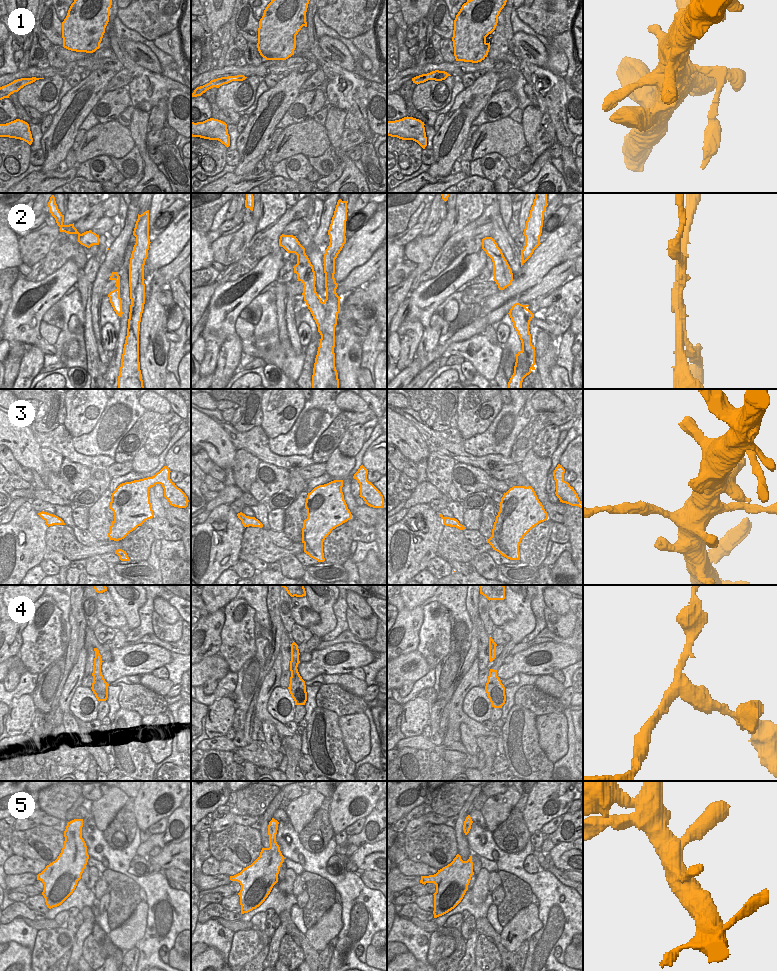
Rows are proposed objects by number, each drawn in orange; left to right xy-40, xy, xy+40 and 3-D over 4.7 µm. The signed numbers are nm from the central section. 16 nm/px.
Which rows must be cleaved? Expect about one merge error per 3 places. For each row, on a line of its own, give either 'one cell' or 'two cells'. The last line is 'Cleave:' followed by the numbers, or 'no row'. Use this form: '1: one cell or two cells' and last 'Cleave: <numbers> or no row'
1: one cell
2: two cells
3: two cells
4: two cells
5: one cell
Cleave: 2, 3, 4

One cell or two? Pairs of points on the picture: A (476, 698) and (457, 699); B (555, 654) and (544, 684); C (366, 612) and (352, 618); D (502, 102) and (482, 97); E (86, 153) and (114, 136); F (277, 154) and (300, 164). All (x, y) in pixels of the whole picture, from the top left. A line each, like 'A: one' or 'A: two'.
A: two
B: two
C: two
D: two
E: one
F: two

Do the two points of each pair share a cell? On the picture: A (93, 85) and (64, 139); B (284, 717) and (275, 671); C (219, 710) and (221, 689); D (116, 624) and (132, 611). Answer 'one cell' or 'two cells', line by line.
A: one cell
B: two cells
C: two cells
D: two cells

